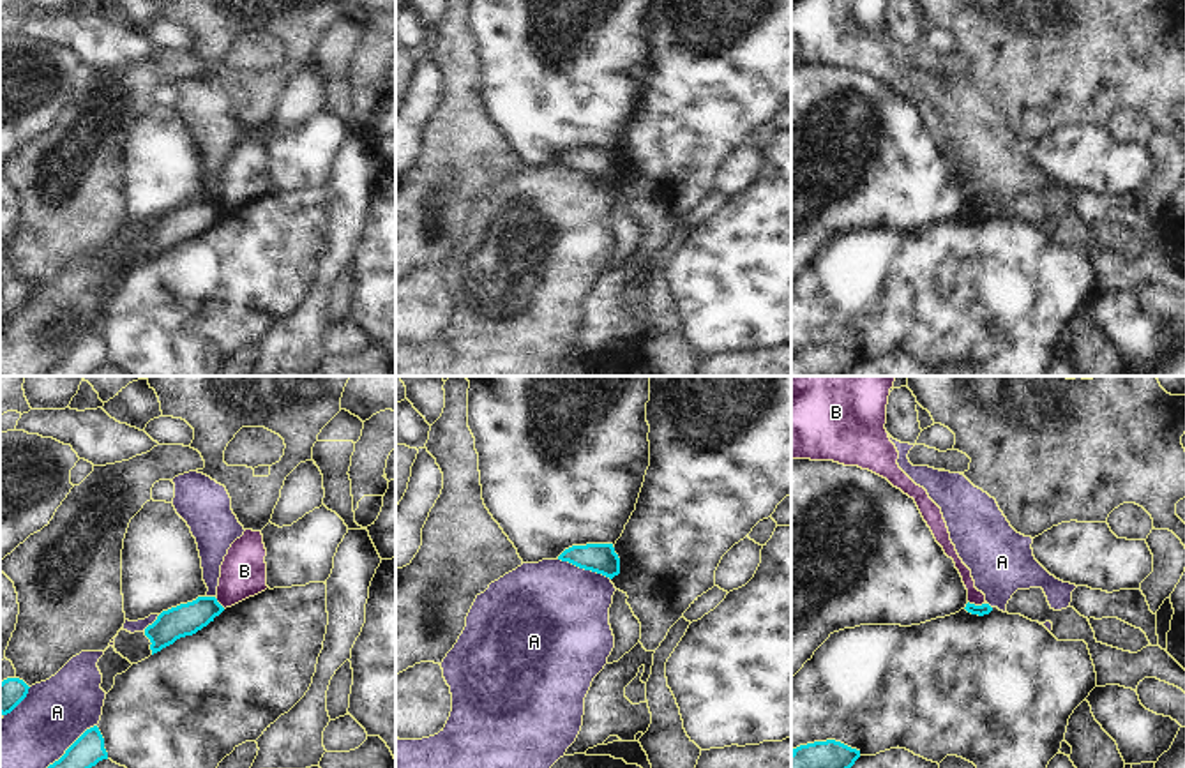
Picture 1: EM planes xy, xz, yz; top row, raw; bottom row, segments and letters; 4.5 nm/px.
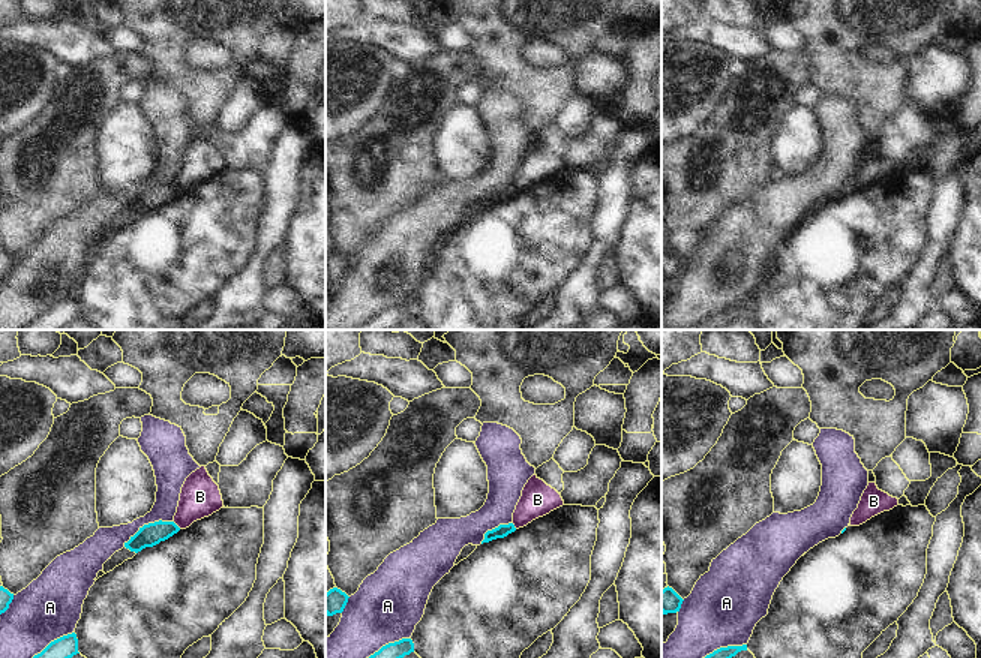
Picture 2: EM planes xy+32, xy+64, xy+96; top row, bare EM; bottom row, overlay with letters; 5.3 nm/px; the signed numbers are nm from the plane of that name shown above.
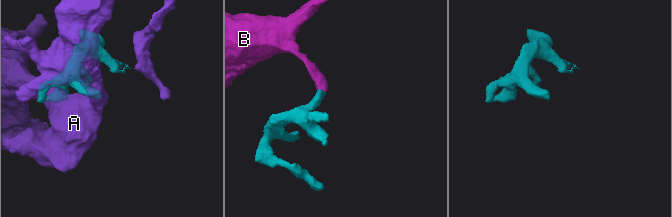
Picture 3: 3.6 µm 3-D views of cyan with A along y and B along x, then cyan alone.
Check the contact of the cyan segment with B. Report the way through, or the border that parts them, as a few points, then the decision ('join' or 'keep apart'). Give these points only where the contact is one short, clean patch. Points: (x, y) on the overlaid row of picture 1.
border yz (968, 601), (986, 604); keep apart

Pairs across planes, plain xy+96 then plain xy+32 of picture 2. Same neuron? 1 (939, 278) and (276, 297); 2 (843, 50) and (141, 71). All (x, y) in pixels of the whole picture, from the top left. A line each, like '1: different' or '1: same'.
1: different
2: different

